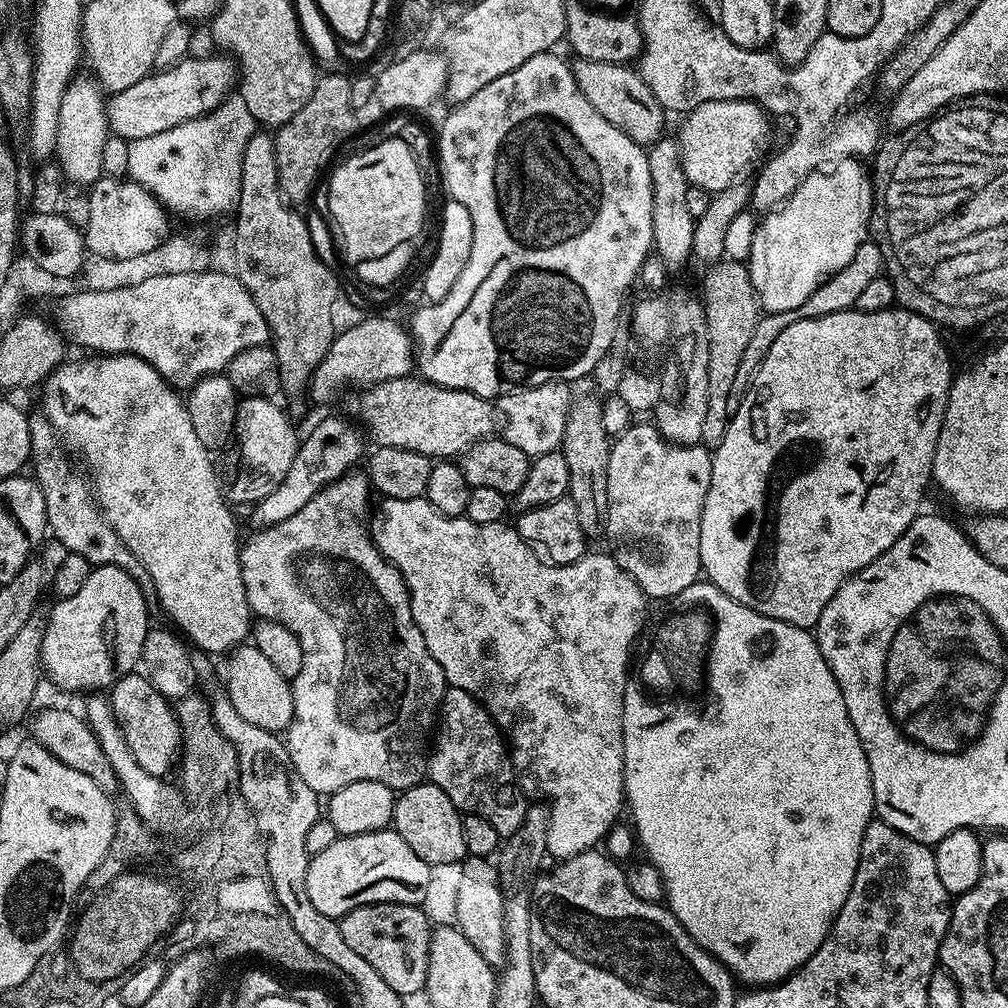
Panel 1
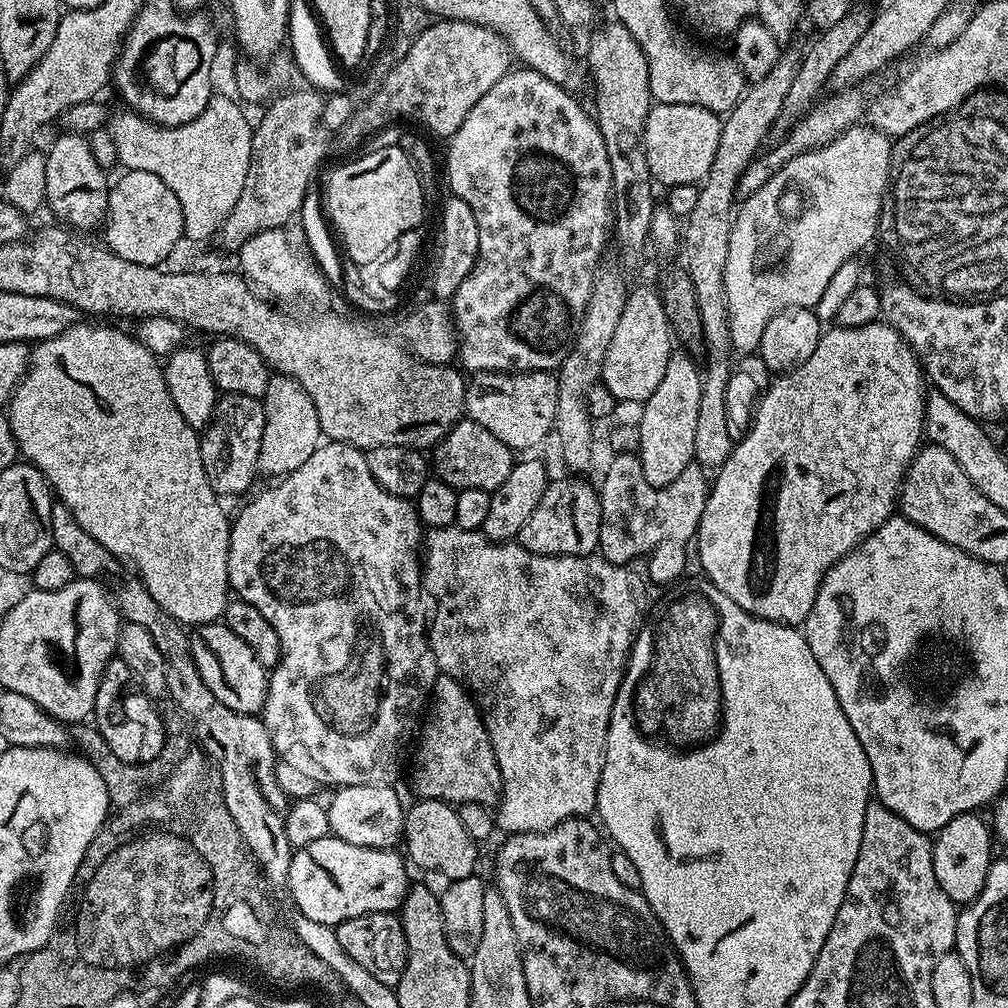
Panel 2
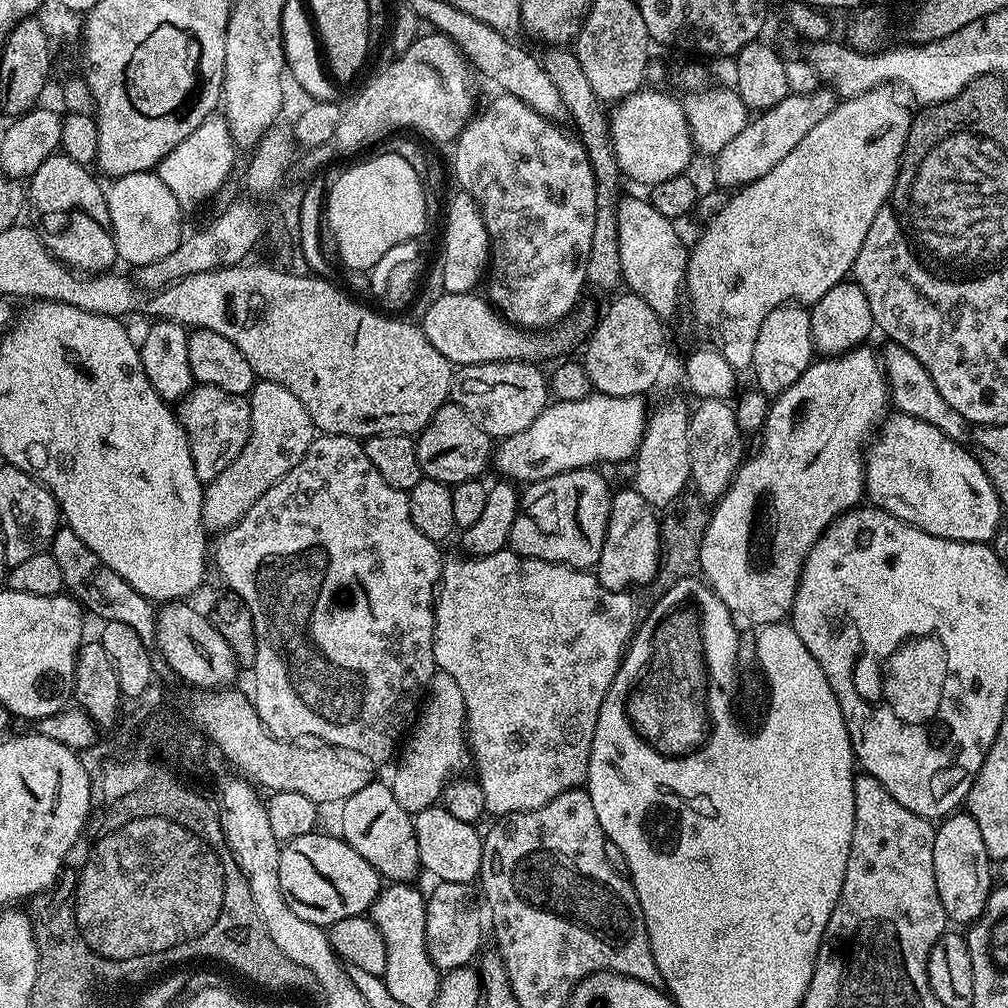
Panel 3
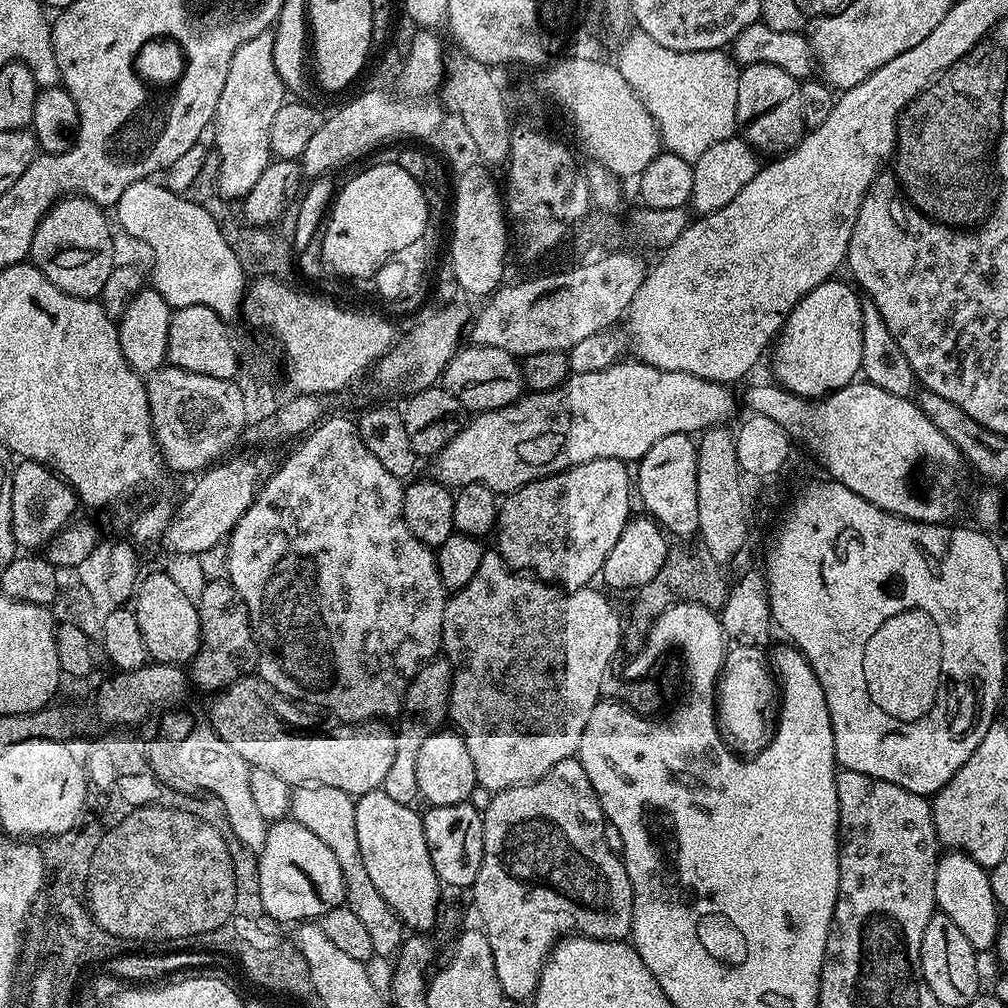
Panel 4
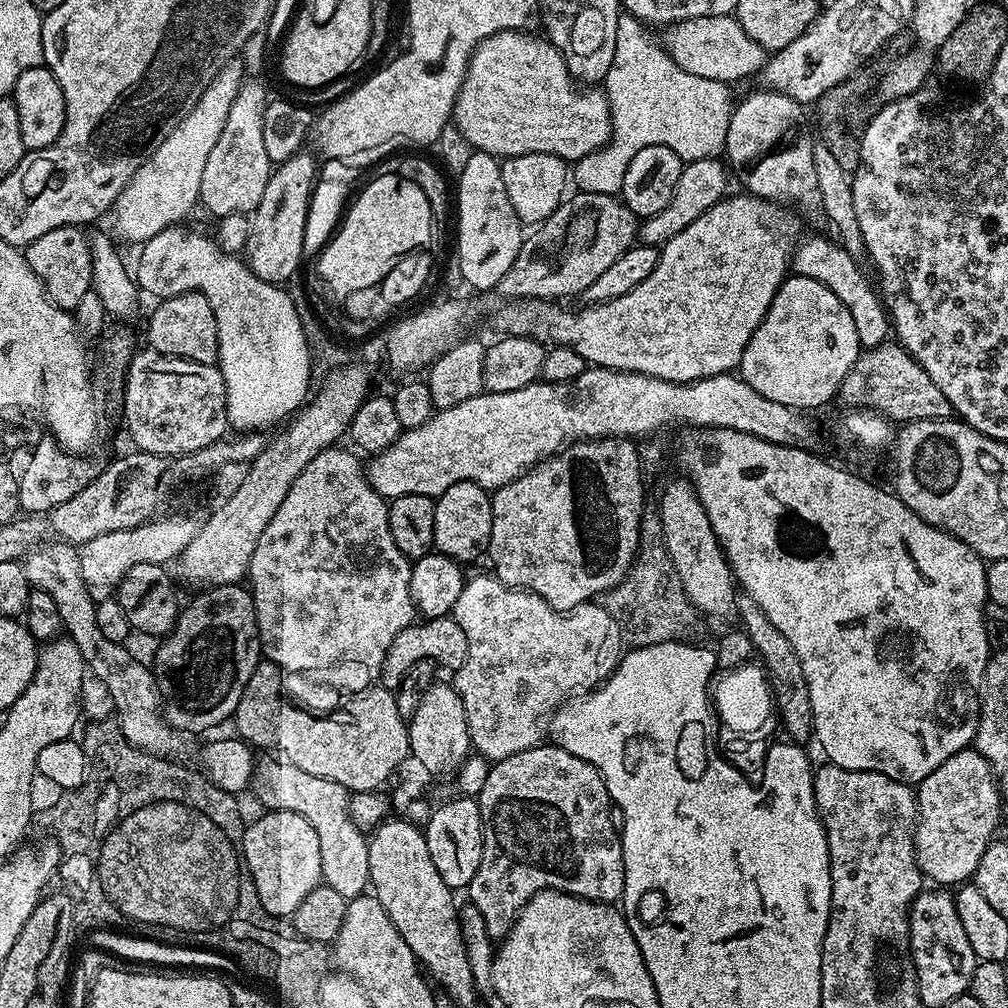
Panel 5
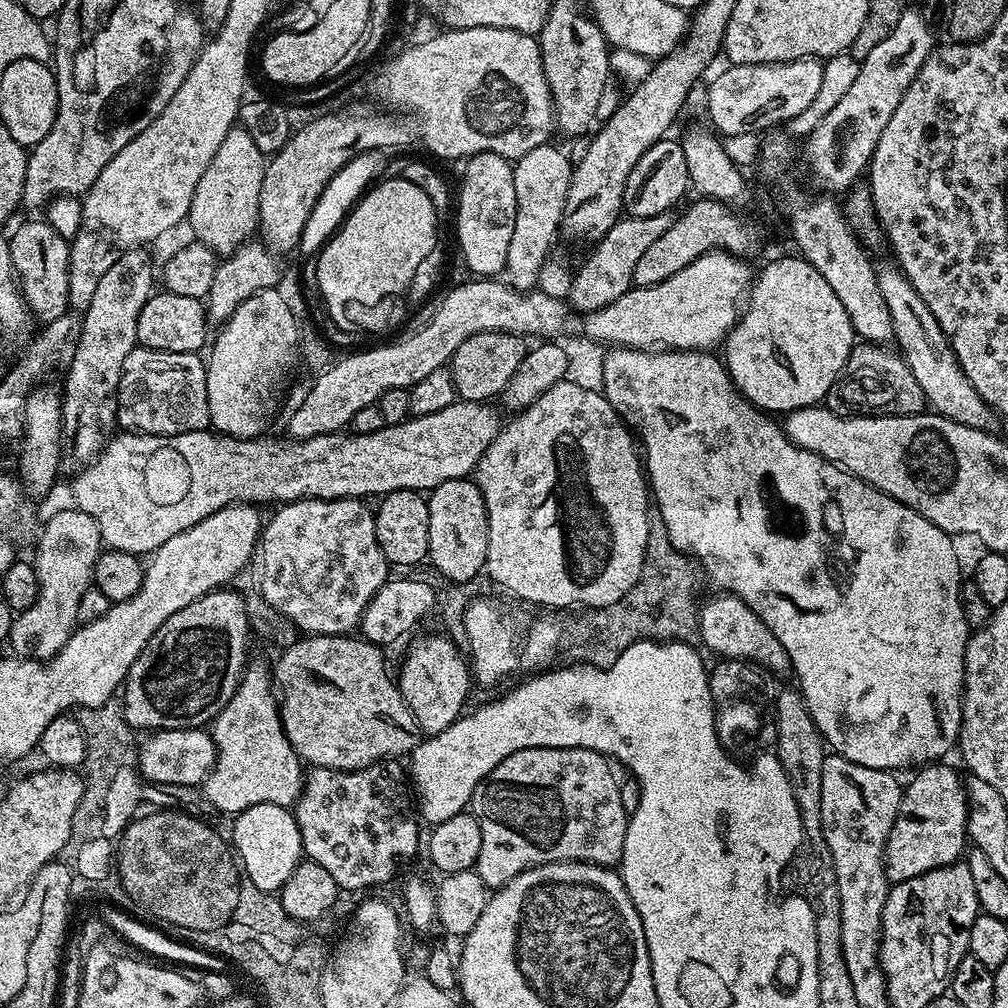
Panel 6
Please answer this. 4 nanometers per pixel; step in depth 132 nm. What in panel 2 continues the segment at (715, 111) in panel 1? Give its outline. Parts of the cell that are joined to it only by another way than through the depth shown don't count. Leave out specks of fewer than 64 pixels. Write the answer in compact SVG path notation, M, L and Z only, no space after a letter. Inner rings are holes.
M656 104L648 111L645 119L642 151L649 162L651 177L657 185L671 186L673 184L699 185L707 176L714 156L718 154L720 142L721 117L711 108L702 106L690 106L689 104Z

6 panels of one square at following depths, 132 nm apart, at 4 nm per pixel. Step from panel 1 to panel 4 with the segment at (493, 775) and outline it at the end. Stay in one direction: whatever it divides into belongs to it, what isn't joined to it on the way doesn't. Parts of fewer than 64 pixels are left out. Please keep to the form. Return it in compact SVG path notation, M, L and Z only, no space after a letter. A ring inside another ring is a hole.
M433 658L427 664L423 664L418 670L418 674L410 682L410 686L404 691L404 706L402 715L398 723L400 728L395 729L396 733L396 753L394 763L386 774L382 791L390 794L394 802L402 802L406 805L413 803L417 799L416 791L416 755L422 746L424 739L431 732L443 729L448 715L448 699L452 689L452 667L447 658Z

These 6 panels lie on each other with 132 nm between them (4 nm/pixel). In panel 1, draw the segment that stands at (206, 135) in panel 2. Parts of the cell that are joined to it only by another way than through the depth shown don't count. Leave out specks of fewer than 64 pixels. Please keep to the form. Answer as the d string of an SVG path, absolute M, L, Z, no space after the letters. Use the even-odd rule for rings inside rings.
M239 94L223 100L217 108L178 126L170 126L160 134L138 138L130 143L130 166L128 176L135 183L147 188L149 193L169 213L177 212L188 220L208 220L211 216L235 213L240 204L242 190L242 162L246 154L246 142L258 131L256 119L250 114L250 106Z

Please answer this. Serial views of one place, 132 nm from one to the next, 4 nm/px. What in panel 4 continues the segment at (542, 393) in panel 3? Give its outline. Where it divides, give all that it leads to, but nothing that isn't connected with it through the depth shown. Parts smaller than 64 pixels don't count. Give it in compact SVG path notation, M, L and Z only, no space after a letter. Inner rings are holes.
M464 346L444 368L442 387L472 414L505 408L520 399L525 391L524 373L517 357L494 346Z

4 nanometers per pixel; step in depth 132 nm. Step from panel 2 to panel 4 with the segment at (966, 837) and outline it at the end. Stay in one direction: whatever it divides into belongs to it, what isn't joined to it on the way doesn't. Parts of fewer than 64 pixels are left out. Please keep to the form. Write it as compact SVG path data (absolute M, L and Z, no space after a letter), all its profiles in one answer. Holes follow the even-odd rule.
M948 850L937 859L936 877L934 878L934 894L936 895L936 906L939 911L946 914L946 918L950 918L950 922L954 922L954 926L958 926L958 930L962 930L962 934L966 934L966 942L970 942L970 946L976 949L977 953L984 954L984 951L991 949L996 942L996 936L1000 933L1000 925L1002 923L1002 910L996 905L994 898L994 890L990 890L990 882L988 881L988 872L978 866L978 862L974 862L974 858L970 858L965 852Z

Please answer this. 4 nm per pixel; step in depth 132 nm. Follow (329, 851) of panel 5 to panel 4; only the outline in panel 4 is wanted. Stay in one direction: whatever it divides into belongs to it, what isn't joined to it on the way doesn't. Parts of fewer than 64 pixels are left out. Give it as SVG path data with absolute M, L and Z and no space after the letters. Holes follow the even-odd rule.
M314 783L293 787L291 819L306 826L306 830L312 831L317 838L322 838L322 842L326 842L326 846L330 846L338 861L338 868L342 870L346 907L354 910L355 916L369 932L370 939L374 941L376 956L392 958L399 953L400 945L406 939L406 929L398 914L386 902L386 898L378 894L378 889L374 887L374 882L362 862L362 850L358 850L358 825L354 823L355 813L356 800L346 794L346 790L334 790L334 786Z

